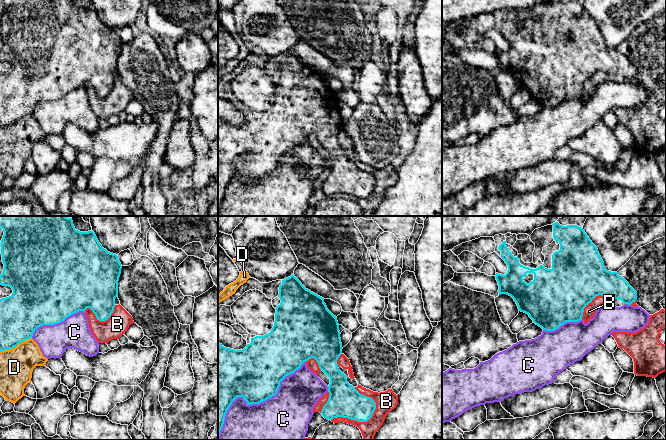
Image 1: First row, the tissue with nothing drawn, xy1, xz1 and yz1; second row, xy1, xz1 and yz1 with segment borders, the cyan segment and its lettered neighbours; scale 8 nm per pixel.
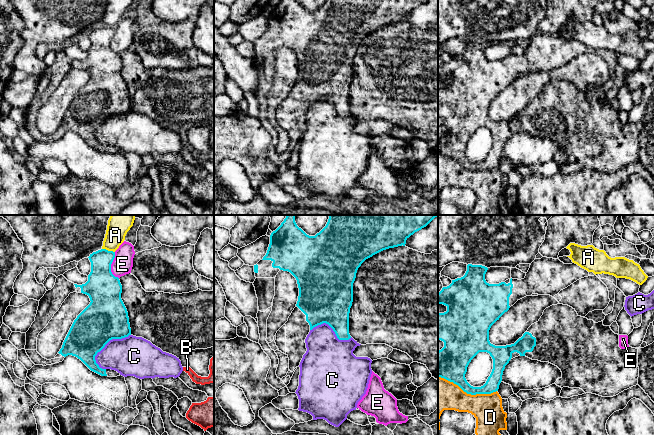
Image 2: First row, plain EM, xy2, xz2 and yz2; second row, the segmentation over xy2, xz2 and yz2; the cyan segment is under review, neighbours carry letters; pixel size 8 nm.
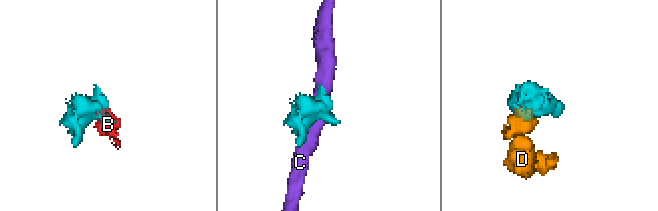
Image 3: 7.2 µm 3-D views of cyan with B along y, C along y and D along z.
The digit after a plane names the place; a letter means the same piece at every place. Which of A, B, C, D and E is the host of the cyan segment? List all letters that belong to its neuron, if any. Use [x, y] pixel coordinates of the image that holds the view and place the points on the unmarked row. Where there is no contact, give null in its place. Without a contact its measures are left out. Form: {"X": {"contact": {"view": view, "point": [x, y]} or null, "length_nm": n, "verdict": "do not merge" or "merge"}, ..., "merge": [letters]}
{"A": {"contact": {"view": "xy2", "point": [108, 27]}, "length_nm": 110, "verdict": "do not merge"}, "B": {"contact": {"view": "xz1", "point": [357, 196]}, "length_nm": 400, "verdict": "do not merge"}, "C": {"contact": {"view": "xz1", "point": [254, 179]}, "length_nm": 950, "verdict": "do not merge"}, "D": {"contact": {"view": "yz2", "point": [467, 169]}, "length_nm": 480, "verdict": "do not merge"}, "E": {"contact": {"view": "xy2", "point": [110, 42]}, "length_nm": 220, "verdict": "do not merge"}, "merge": []}

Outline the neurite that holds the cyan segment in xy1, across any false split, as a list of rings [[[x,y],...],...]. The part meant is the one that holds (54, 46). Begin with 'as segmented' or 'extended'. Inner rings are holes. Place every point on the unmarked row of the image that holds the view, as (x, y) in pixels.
as segmented | [[[0,0],[0,4],[4,7],[0,21],[4,40],[0,61],[13,66],[11,72],[0,75],[0,128],[32,114],[38,103],[60,99],[87,84],[93,87],[97,96],[108,96],[118,72],[122,41],[116,30],[102,23],[93,7],[80,8],[73,0]]]

